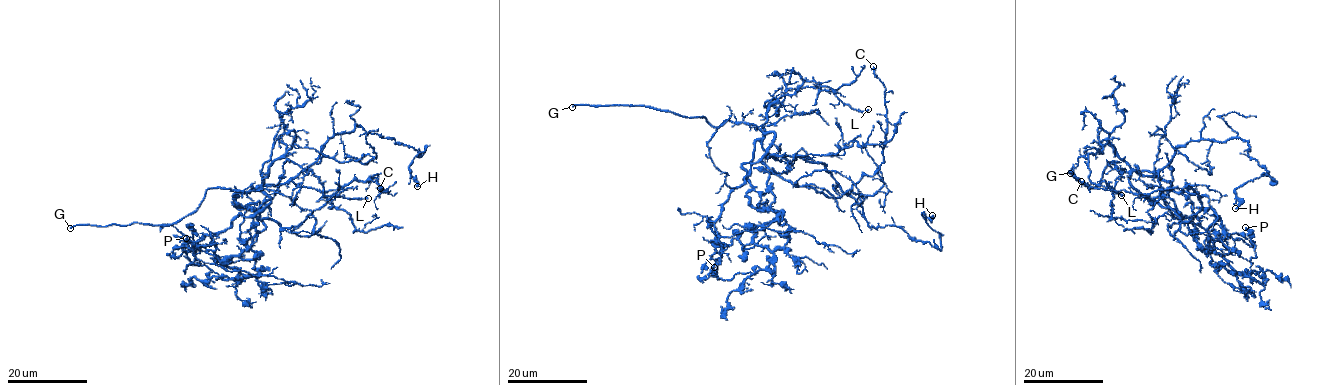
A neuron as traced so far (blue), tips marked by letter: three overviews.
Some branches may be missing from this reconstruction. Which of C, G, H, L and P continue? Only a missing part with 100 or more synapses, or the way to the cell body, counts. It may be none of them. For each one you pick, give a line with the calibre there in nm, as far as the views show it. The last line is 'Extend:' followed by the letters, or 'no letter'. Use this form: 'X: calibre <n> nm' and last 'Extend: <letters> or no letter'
G: calibre 240 nm
Extend: G

